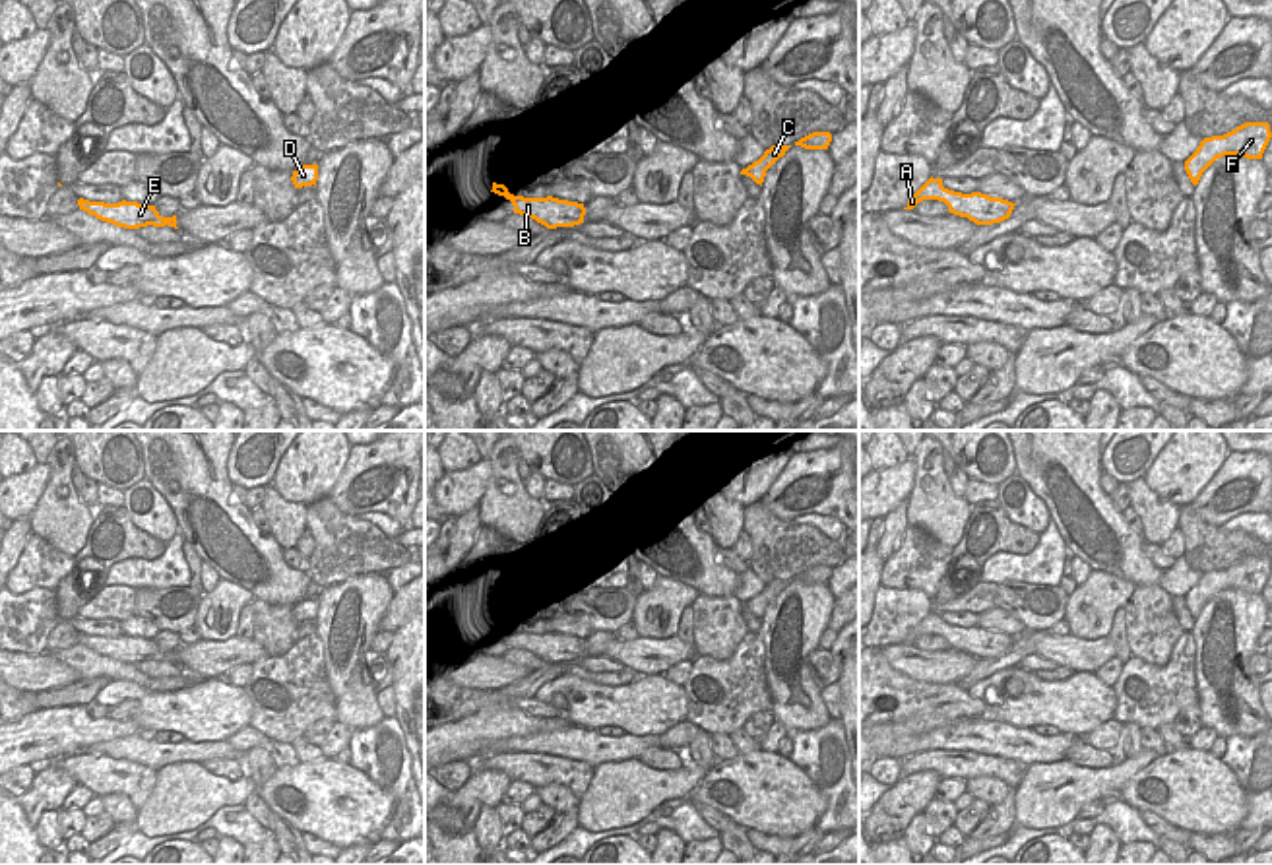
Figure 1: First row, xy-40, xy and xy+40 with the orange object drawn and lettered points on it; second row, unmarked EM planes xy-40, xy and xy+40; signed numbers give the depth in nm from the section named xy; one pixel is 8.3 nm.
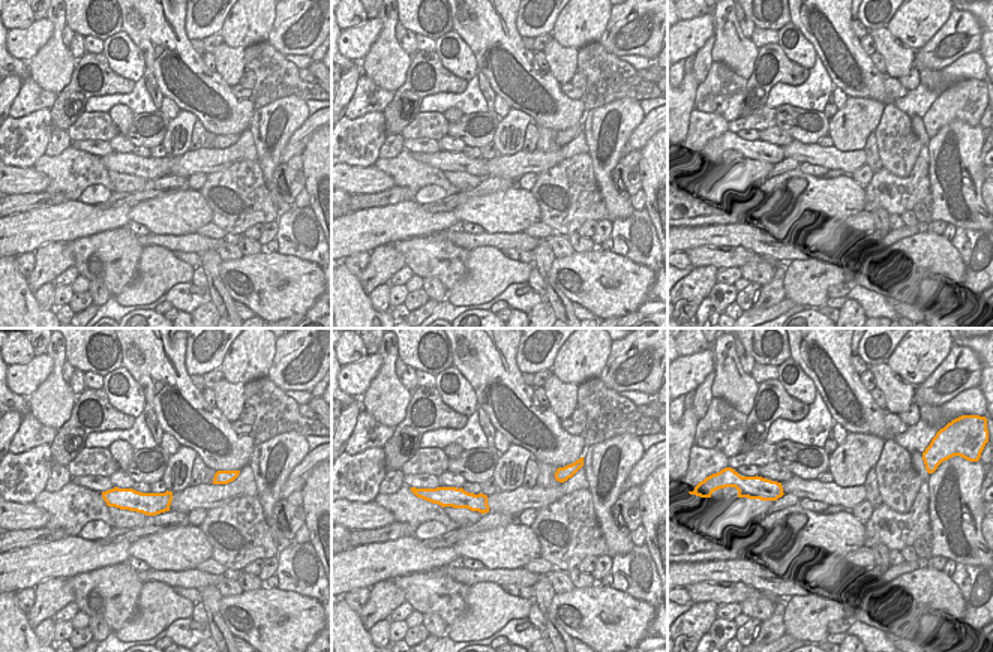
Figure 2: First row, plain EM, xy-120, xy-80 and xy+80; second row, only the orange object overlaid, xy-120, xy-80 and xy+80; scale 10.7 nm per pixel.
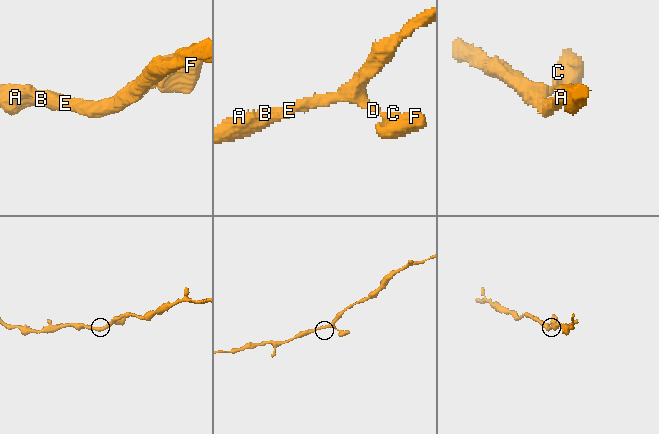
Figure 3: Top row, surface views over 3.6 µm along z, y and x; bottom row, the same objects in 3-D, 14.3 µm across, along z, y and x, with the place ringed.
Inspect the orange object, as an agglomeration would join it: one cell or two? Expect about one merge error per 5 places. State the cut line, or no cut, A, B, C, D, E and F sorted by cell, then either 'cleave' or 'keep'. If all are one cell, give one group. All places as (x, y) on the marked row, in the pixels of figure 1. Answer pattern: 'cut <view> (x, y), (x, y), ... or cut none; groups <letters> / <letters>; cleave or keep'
cut none; groups A B C D E F; keep

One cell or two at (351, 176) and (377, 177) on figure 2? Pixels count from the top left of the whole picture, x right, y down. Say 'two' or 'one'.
one

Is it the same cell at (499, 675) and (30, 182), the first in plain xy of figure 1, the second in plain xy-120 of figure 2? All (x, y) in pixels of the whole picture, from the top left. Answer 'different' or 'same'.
same

